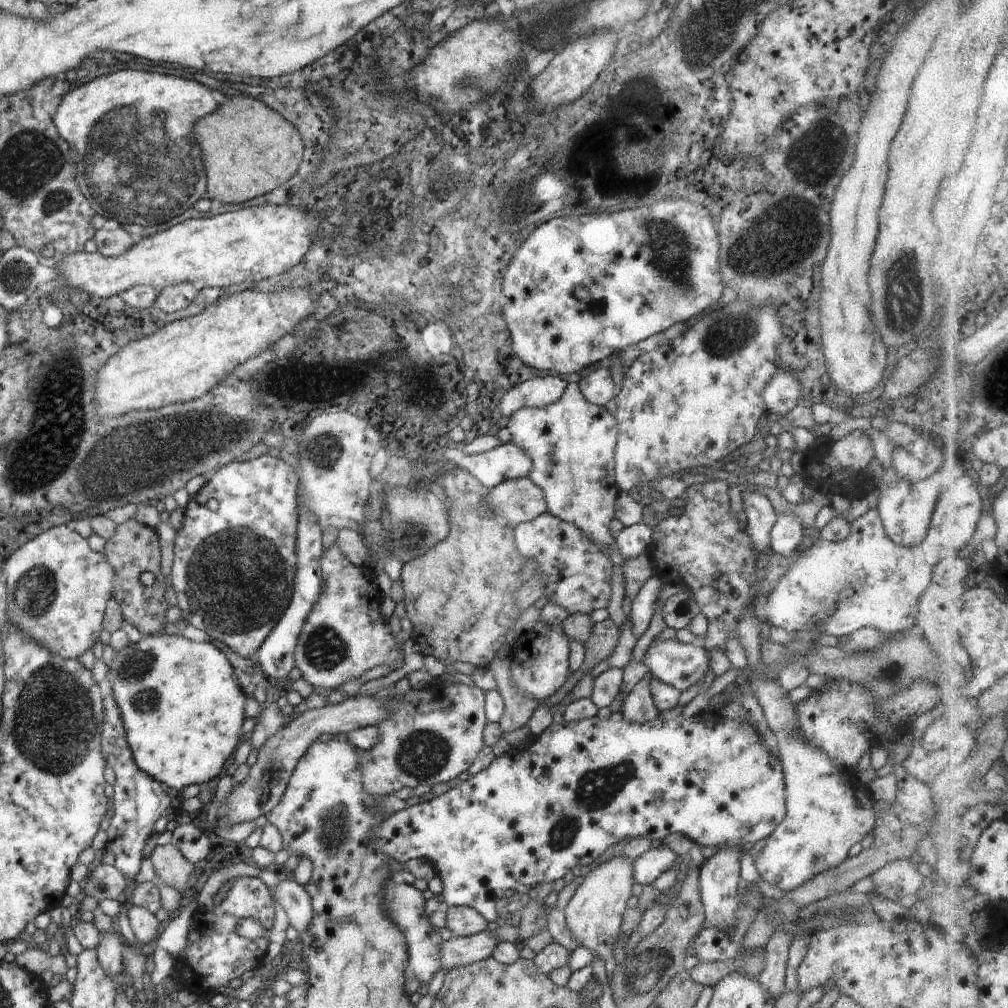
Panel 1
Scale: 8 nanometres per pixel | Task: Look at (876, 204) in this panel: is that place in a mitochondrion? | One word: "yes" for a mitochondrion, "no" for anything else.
no

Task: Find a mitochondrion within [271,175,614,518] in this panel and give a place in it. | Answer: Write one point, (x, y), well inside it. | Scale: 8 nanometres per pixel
(324, 451)

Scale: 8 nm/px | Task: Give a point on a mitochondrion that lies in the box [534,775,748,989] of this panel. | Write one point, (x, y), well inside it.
(659, 963)

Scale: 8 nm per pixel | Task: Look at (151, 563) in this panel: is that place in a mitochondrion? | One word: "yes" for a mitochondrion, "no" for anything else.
no

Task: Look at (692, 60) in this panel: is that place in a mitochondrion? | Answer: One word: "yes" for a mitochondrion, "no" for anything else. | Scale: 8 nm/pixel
yes

